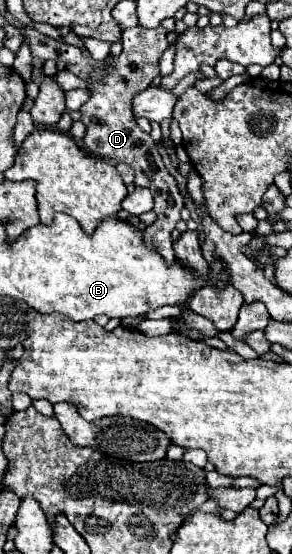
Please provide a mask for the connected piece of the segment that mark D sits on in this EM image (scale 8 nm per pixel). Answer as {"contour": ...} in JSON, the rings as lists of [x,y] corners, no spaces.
{"contour":[[[141,26],[129,28],[123,34],[123,52],[119,56],[109,56],[107,60],[93,60],[87,48],[81,46],[69,46],[63,42],[57,42],[49,36],[39,34],[37,30],[23,28],[25,40],[31,44],[33,58],[37,60],[59,60],[71,70],[75,76],[85,80],[91,90],[91,98],[81,106],[81,122],[87,126],[87,134],[83,138],[83,146],[89,154],[113,160],[113,162],[125,162],[135,170],[135,186],[149,188],[155,200],[155,214],[157,222],[145,228],[145,242],[147,246],[157,246],[161,250],[161,256],[167,262],[173,262],[173,242],[171,242],[171,230],[175,230],[175,224],[181,220],[179,212],[183,208],[183,196],[177,190],[175,178],[167,172],[161,154],[149,134],[145,134],[133,118],[129,118],[129,98],[137,94],[137,90],[145,90],[151,80],[159,74],[159,58],[169,48],[167,42],[167,30],[163,26],[147,30]]]}

